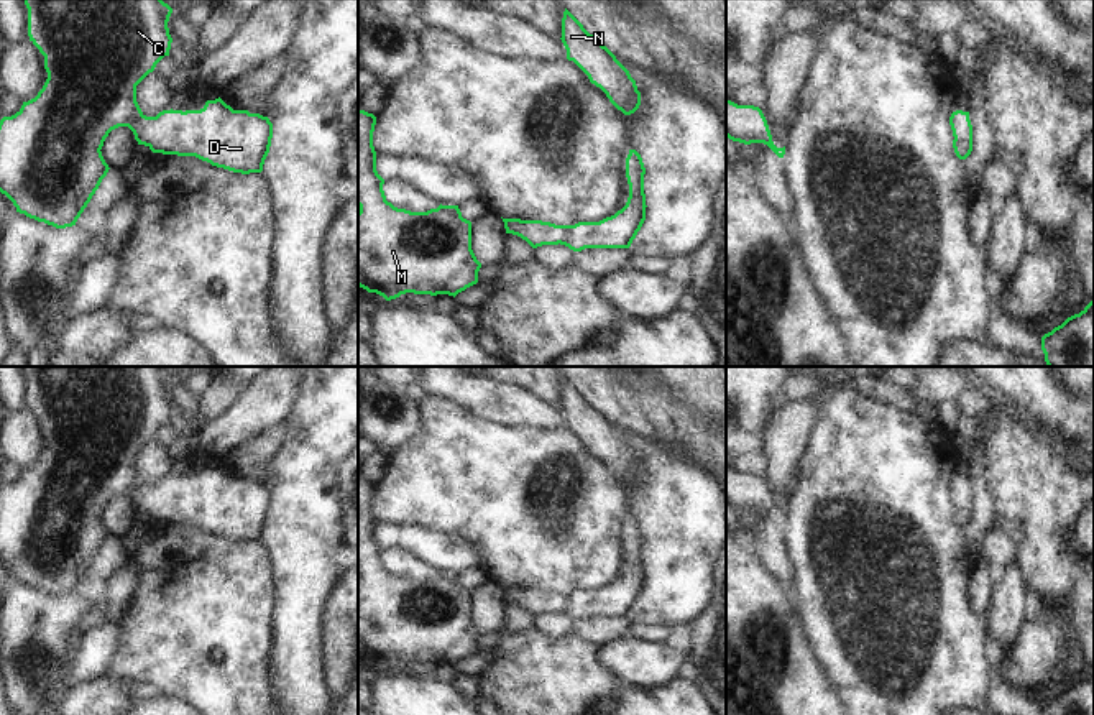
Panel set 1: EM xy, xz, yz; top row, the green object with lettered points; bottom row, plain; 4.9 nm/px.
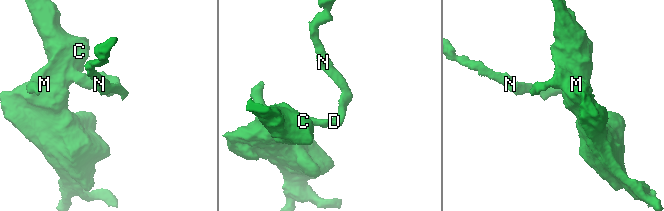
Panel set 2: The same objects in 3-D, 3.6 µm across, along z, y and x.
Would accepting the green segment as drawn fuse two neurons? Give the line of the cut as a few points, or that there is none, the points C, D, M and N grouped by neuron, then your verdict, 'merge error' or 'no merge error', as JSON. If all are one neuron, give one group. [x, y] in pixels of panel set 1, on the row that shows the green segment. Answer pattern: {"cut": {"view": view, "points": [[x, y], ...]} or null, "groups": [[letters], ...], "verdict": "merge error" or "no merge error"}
{"cut": null, "groups": [["C", "D", "M", "N"]], "verdict": "no merge error"}

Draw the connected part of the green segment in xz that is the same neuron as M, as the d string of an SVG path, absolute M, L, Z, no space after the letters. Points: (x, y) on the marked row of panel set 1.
M358 110L358 286L386 301L406 293L455 298L478 283L481 268L471 250L471 222L462 217L458 205L411 212L388 202L384 179L376 171L375 125L373 113Z

